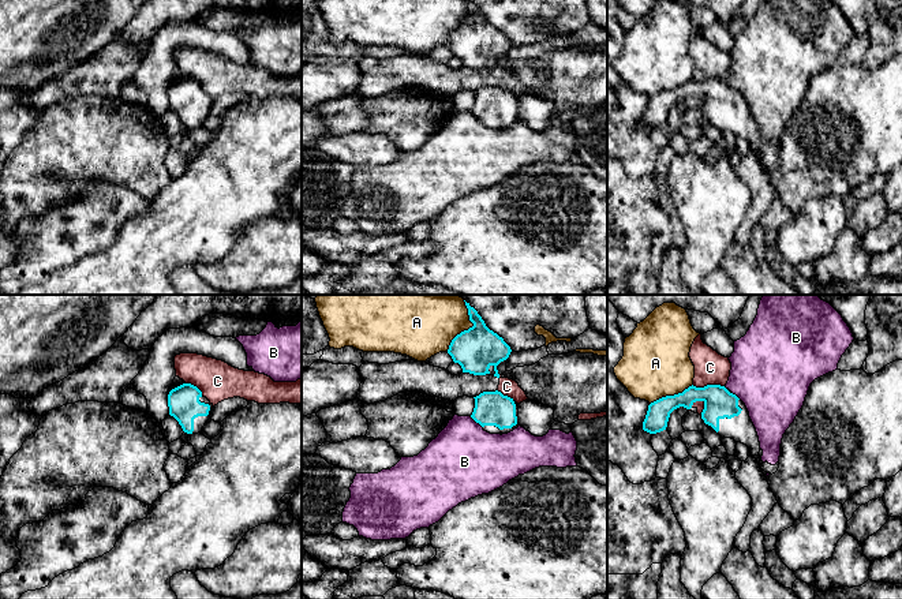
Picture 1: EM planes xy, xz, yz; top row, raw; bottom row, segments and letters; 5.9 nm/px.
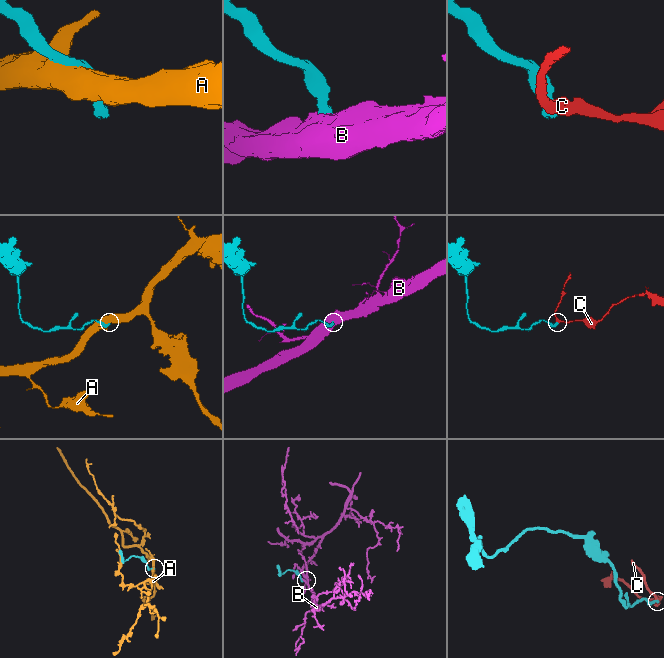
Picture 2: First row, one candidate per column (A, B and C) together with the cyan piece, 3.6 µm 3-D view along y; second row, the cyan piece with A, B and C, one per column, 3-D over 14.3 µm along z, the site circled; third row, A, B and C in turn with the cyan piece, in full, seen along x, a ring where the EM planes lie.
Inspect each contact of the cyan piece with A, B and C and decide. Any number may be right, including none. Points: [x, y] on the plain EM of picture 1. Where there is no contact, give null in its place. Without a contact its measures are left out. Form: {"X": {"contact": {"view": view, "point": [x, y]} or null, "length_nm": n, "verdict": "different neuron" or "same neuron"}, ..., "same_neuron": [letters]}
{"A": {"contact": {"view": "xz", "point": [466, 25]}, "length_nm": 300, "verdict": "different neuron"}, "B": {"contact": {"view": "xz", "point": [476, 116]}, "length_nm": 100, "verdict": "different neuron"}, "C": {"contact": {"view": "yz", "point": [708, 79]}, "length_nm": 190, "verdict": "different neuron"}, "same_neuron": []}

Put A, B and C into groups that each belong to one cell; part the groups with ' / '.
A / B / C

